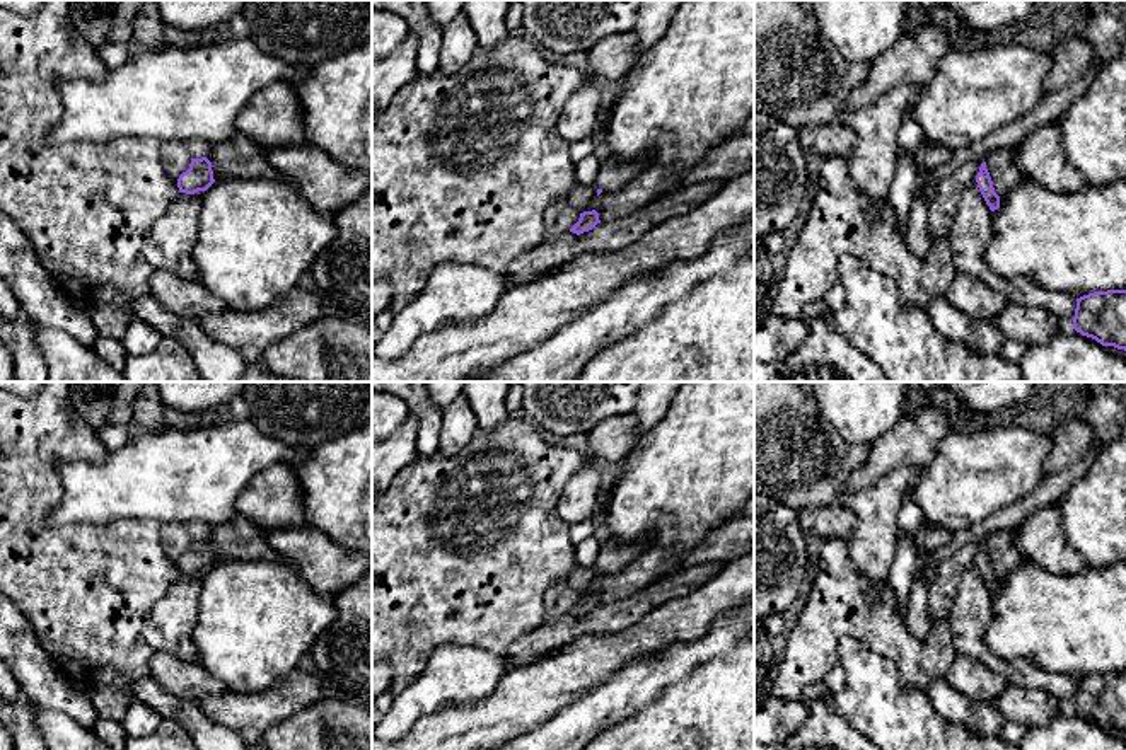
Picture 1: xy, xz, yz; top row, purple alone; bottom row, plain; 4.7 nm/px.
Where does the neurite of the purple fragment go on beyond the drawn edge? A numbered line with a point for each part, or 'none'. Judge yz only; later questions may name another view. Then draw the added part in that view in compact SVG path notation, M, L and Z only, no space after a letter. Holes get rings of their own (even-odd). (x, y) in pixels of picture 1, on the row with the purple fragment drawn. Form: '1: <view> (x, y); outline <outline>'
none

